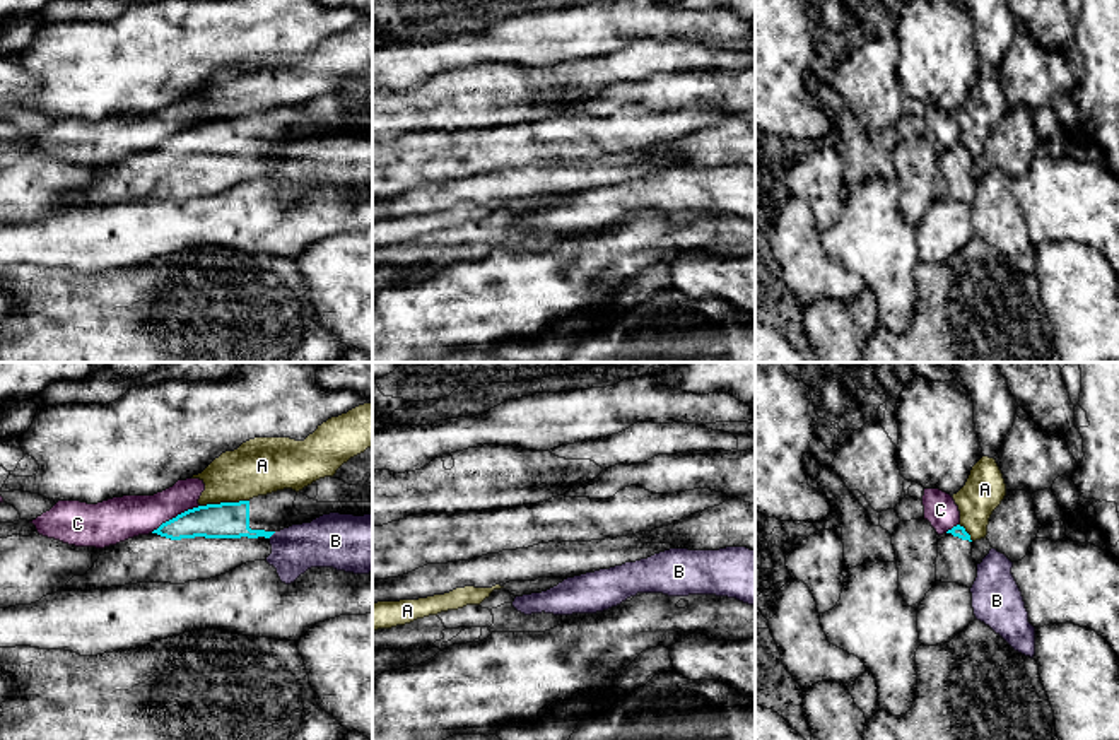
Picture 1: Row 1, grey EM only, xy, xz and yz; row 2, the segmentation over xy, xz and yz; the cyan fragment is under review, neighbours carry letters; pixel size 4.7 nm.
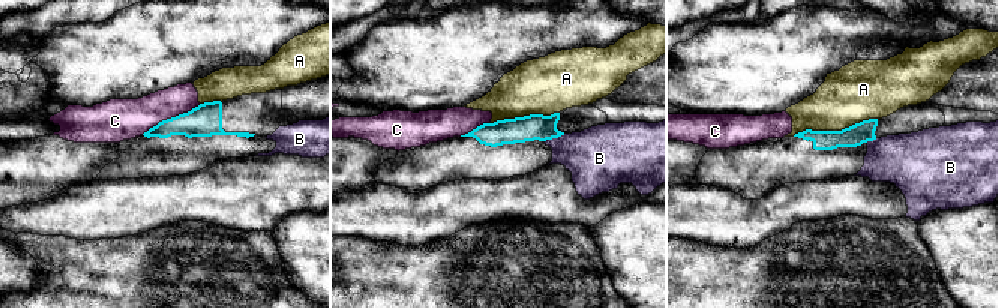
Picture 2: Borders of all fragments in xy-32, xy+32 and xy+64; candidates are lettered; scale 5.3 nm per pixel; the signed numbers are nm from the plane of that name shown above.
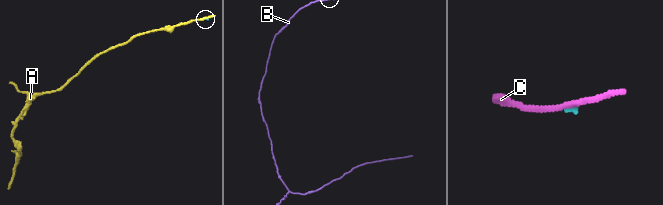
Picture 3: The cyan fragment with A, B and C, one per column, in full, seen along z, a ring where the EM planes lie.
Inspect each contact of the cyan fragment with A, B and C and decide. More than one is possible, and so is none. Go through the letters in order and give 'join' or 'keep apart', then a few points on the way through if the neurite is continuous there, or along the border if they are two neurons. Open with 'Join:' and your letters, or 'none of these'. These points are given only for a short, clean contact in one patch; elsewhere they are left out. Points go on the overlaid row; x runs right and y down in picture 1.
Join: none of these
A: keep apart
B: keep apart | along xy (275, 532), (269, 539)
C: keep apart

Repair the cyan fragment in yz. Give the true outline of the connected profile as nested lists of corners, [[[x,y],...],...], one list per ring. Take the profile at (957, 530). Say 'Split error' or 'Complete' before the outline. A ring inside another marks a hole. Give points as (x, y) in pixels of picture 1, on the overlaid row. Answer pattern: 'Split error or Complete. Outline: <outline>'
Split error. Outline: [[[957,525],[938,537],[936,581],[957,583],[972,588],[977,564],[972,559],[972,540],[964,526]]]

